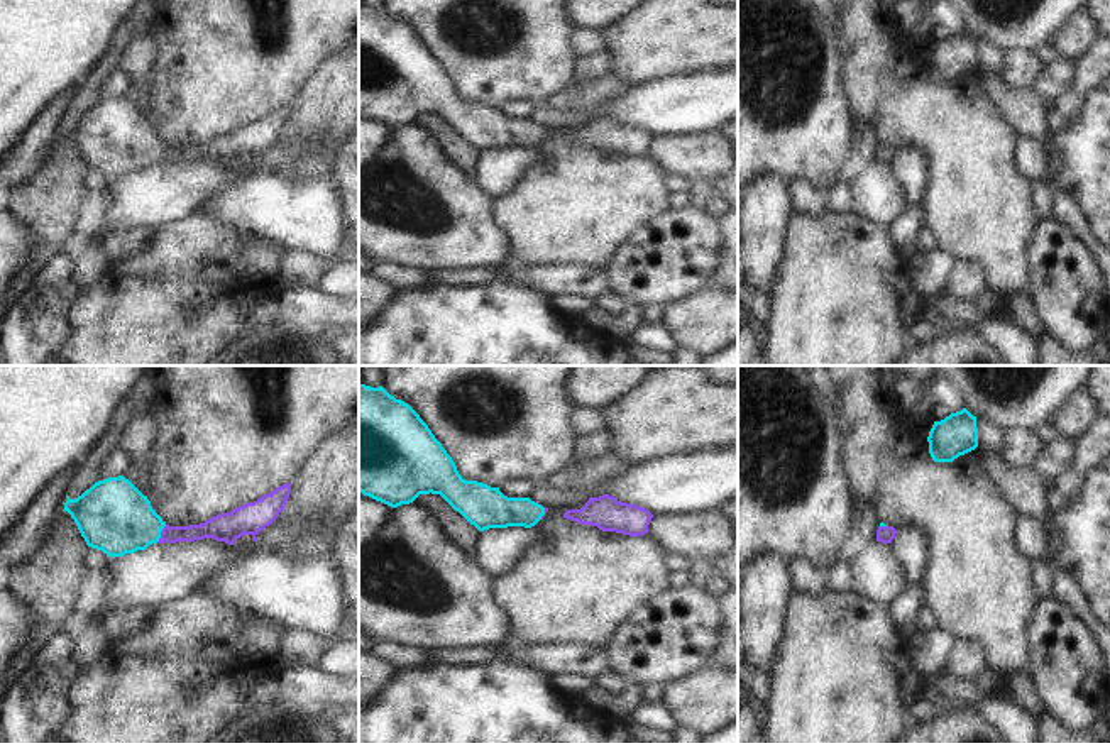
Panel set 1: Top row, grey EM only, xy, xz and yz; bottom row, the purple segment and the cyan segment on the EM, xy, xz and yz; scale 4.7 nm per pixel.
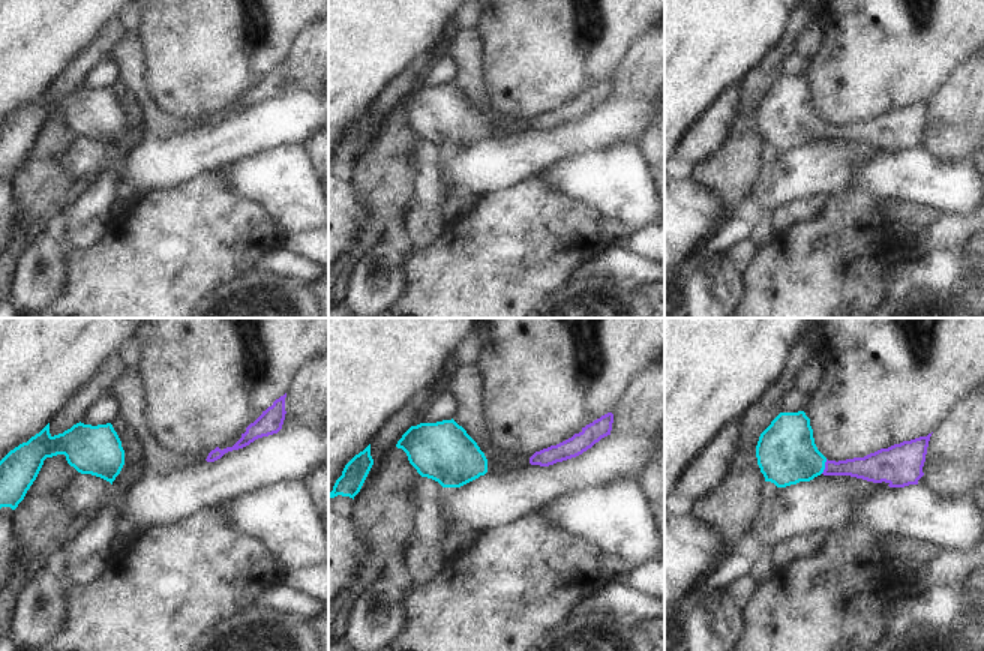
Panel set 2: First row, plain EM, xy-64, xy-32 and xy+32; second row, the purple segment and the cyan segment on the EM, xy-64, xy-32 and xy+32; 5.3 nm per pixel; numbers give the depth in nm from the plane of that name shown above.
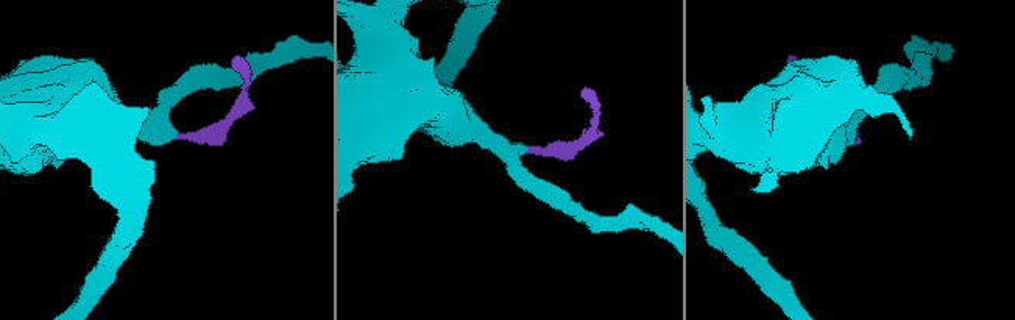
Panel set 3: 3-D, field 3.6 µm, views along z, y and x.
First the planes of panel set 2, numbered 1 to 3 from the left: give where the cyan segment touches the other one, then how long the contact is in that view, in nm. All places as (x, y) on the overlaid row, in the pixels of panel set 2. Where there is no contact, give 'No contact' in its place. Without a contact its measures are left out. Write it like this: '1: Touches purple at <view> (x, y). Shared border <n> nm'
1: No contact
2: No contact
3: Touches purple at xy+32 (825, 467). Shared border 90 nm

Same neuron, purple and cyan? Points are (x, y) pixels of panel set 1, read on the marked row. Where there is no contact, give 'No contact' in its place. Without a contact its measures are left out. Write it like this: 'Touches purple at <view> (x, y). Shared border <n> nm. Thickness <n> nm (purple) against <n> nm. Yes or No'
Touches purple at xy (161, 533). Shared border 90 nm. Thickness 100 nm (purple) against 340 nm. Yes

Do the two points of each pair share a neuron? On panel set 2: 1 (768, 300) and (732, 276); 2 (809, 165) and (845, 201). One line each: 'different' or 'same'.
1: different
2: different

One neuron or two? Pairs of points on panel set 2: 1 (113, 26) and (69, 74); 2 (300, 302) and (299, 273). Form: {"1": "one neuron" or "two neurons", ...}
{"1": "one neuron", "2": "two neurons"}

